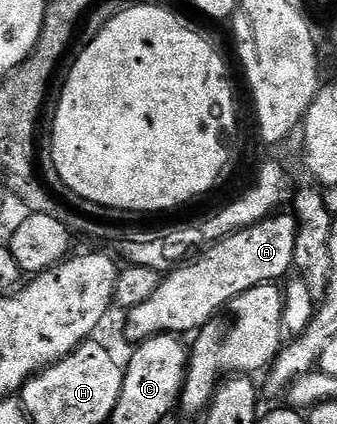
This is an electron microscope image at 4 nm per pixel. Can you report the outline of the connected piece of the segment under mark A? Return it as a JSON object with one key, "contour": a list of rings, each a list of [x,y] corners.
{"contour":[[[276,213],[262,220],[260,223],[250,225],[246,229],[227,235],[224,239],[211,244],[210,249],[205,250],[195,261],[185,263],[167,272],[161,278],[158,289],[142,305],[134,305],[123,316],[124,335],[132,342],[132,345],[144,343],[155,335],[178,335],[183,336],[184,331],[199,332],[201,327],[206,326],[212,319],[217,318],[227,308],[230,300],[254,289],[263,283],[276,283],[289,270],[294,267],[294,247],[298,237],[298,225],[295,214]]]}

